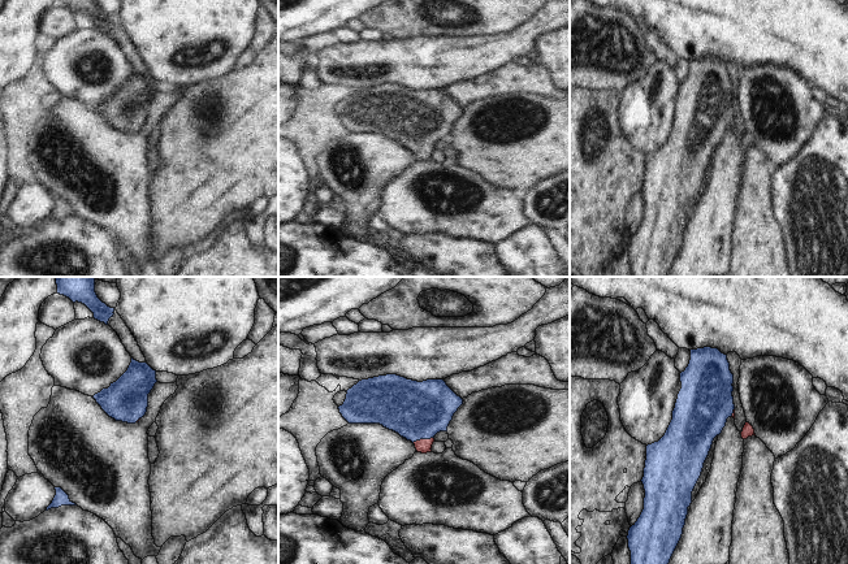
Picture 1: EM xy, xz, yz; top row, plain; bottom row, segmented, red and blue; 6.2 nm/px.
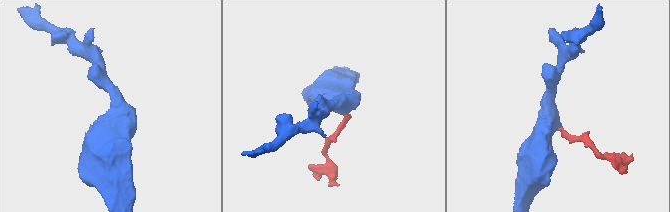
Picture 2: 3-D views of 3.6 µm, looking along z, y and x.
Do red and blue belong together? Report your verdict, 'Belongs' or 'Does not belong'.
Belongs

